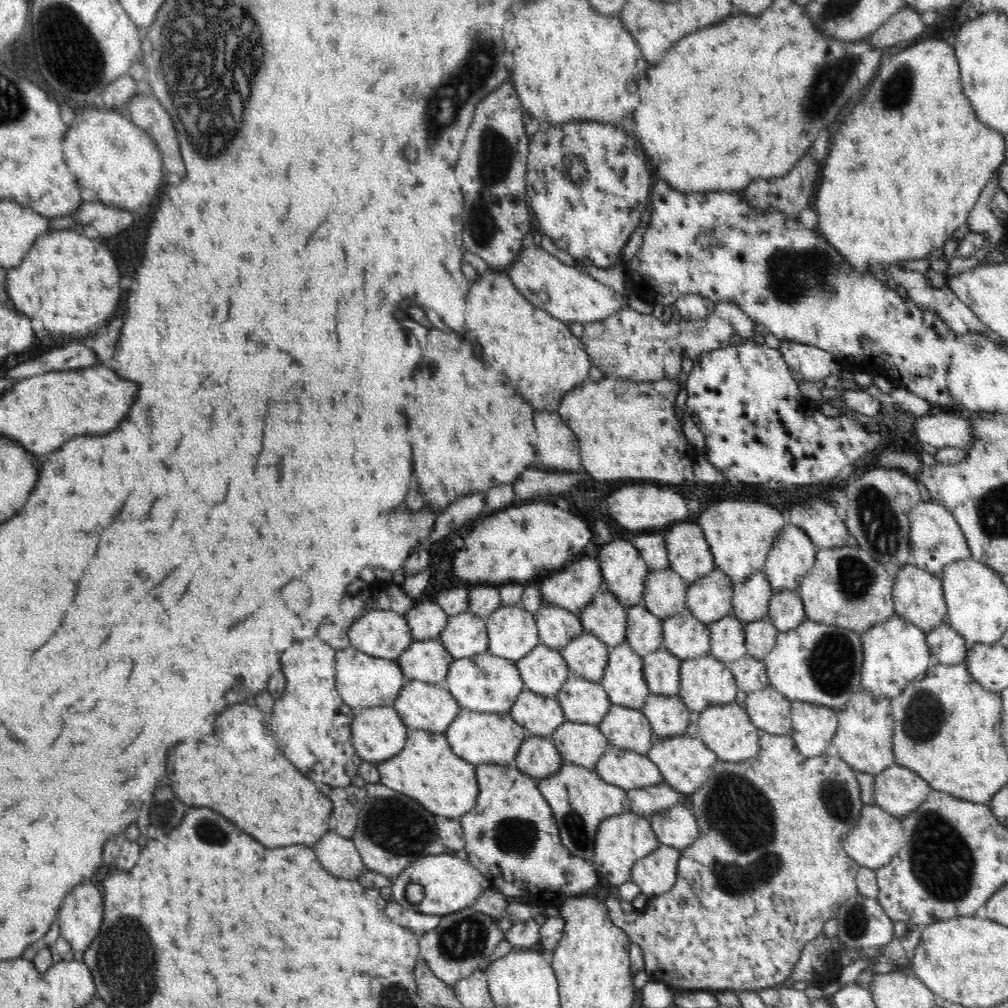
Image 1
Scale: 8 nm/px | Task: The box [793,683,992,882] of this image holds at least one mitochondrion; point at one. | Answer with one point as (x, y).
(923, 716)

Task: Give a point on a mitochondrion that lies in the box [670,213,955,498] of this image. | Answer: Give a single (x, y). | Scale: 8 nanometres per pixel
(792, 275)

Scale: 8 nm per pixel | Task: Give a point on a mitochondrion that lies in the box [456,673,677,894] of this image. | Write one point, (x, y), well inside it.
(512, 833)

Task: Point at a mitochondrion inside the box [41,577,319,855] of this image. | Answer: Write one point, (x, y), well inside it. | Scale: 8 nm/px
(210, 829)

